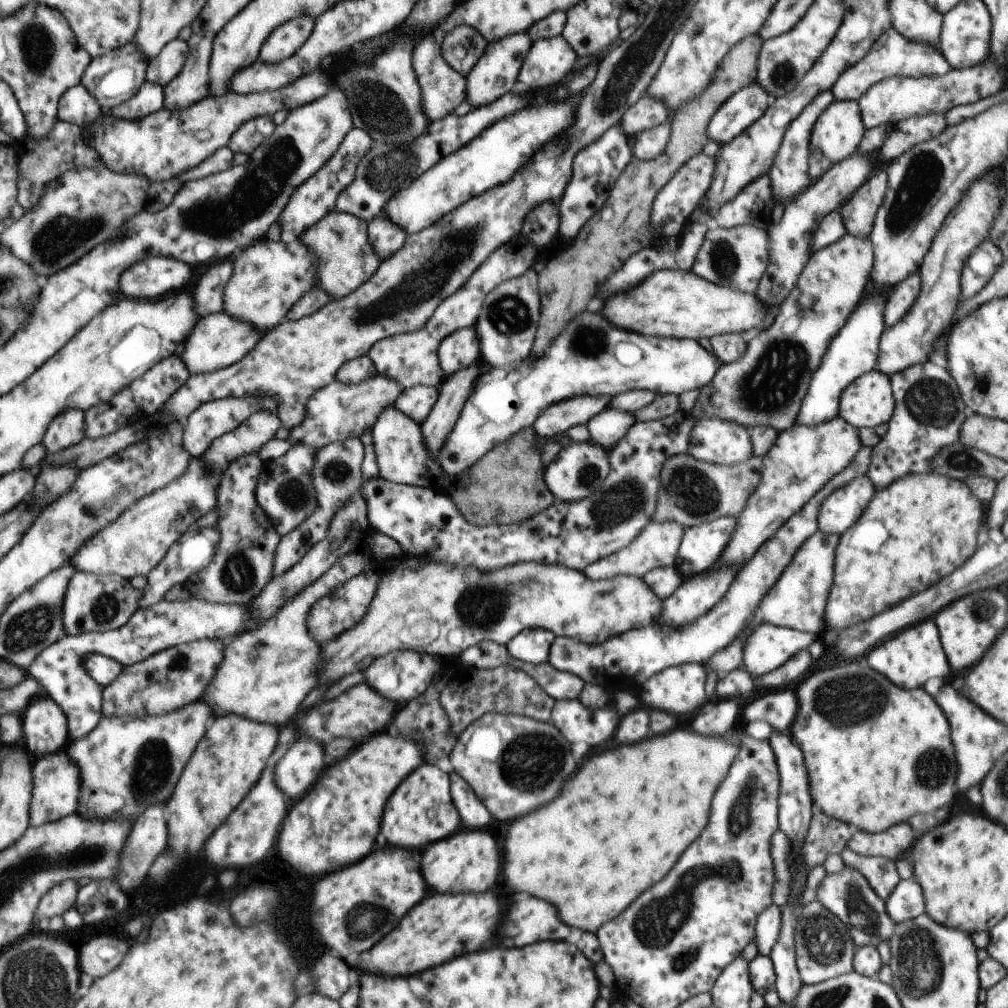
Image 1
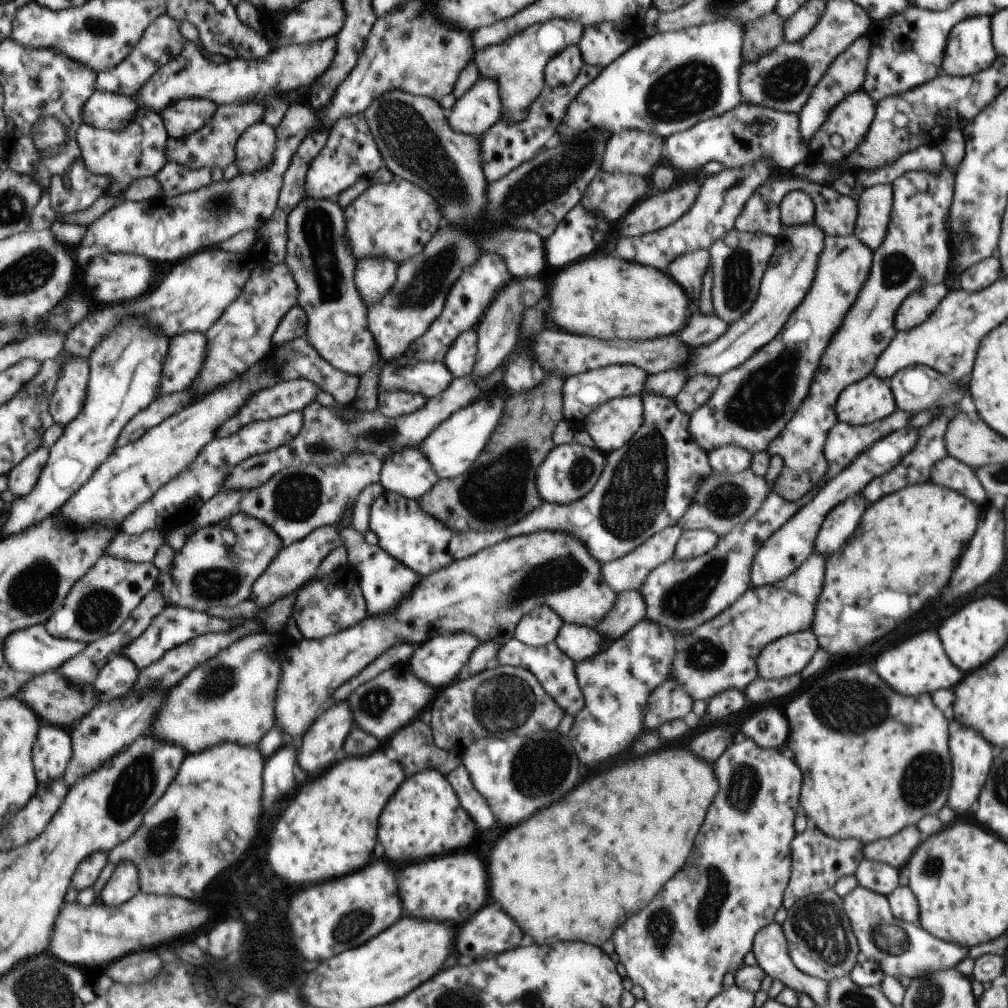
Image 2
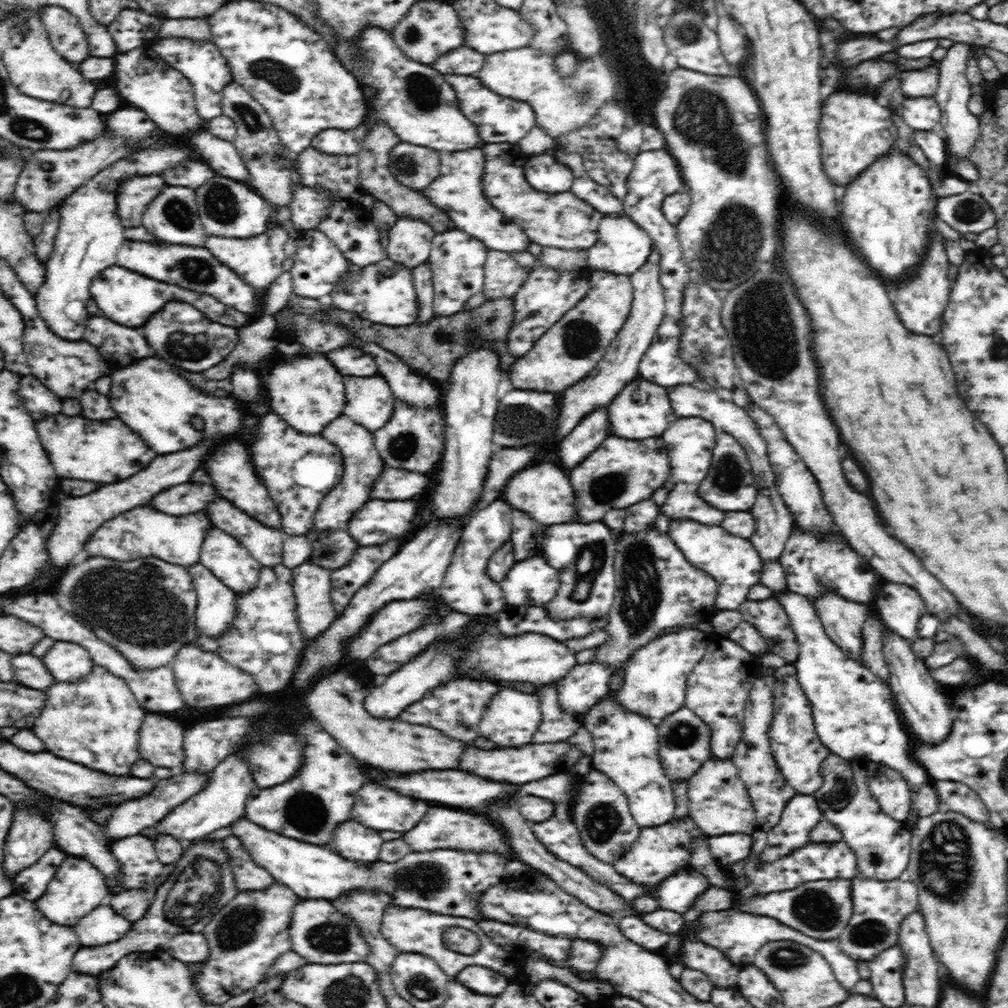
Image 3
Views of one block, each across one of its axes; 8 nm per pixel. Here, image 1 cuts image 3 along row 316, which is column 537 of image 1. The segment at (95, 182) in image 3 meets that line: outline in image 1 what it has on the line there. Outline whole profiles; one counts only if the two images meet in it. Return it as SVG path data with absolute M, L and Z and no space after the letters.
M562 35L532 43L519 72L518 85L544 90L564 81L578 62L574 49Z

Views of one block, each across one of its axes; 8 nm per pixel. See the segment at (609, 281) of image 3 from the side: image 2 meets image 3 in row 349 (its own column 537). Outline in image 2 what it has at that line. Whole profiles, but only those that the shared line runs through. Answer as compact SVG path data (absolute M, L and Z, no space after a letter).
M550 530L536 532L532 536L512 536L468 558L451 561L446 568L422 577L414 592L408 596L408 600L404 600L404 604L400 604L400 608L396 608L392 614L370 616L358 622L356 626L342 630L340 634L326 636L320 640L303 638L299 642L291 642L285 651L286 656L280 660L282 674L274 702L275 725L280 726L280 730L284 732L285 741L290 738L299 743L302 734L314 724L318 712L322 710L323 713L330 706L330 696L338 686L348 682L370 662L374 662L380 654L384 654L384 650L390 650L390 646L394 644L422 644L434 636L440 636L440 624L442 634L472 632L483 642L503 645L514 638L519 620L528 612L532 612L533 607L546 604L561 616L564 623L580 624L594 629L594 626L600 624L604 616L612 610L616 596L617 592L603 579L600 562L594 560L586 550L584 542L576 540L574 536L570 538L566 534Z

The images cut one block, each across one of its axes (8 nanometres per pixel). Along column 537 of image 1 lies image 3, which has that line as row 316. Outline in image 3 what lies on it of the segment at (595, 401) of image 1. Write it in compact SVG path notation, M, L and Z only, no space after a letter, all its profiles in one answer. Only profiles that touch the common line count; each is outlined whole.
M430 260L421 262L411 269L416 295L418 295L418 318L414 323L426 323L436 316L433 311L433 284Z

